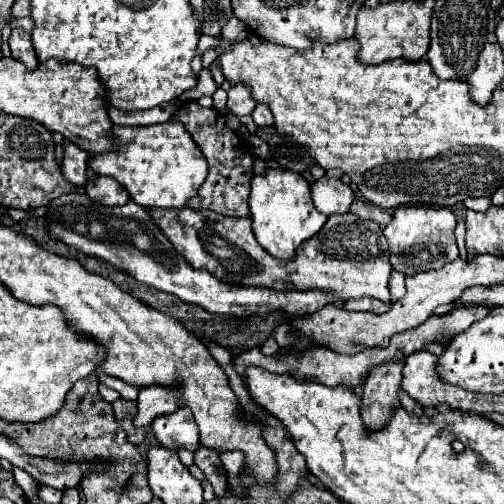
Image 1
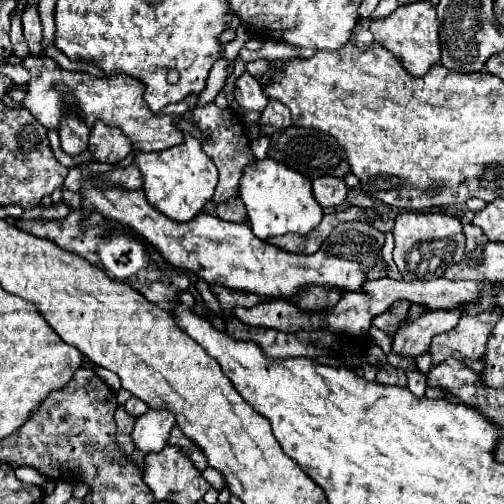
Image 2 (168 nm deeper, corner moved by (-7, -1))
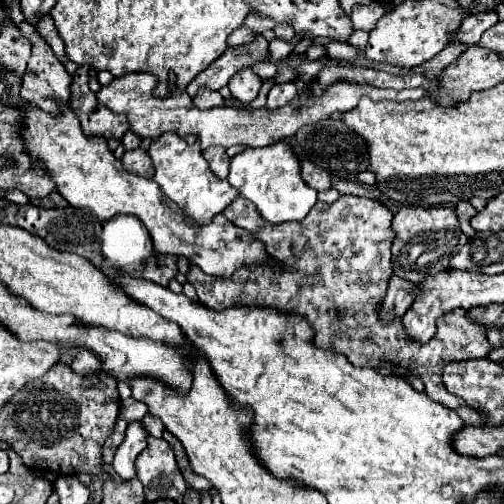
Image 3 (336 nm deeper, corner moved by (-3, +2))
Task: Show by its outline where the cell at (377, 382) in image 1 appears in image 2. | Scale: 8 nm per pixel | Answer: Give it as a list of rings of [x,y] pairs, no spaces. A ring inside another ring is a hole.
[[[432,310],[420,314],[414,320],[408,320],[404,328],[400,328],[392,338],[390,352],[400,358],[416,358],[418,354],[426,352],[430,346],[430,338],[454,328],[460,320],[458,310]]]

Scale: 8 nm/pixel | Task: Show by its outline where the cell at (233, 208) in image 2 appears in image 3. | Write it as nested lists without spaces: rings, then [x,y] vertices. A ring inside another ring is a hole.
[[[340,195],[336,203],[318,201],[304,221],[292,221],[292,225],[268,225],[268,221],[256,213],[252,201],[238,197],[224,211],[224,217],[260,239],[268,257],[274,259],[276,265],[244,265],[232,277],[212,277],[202,269],[196,269],[196,265],[190,265],[186,279],[194,285],[198,299],[206,307],[223,311],[244,304],[270,305],[278,311],[290,313],[298,311],[296,305],[308,305],[304,313],[316,329],[314,343],[320,349],[344,353],[354,367],[380,367],[400,377],[410,373],[422,379],[424,393],[432,401],[456,411],[466,425],[484,423],[482,413],[468,409],[464,401],[450,395],[442,383],[442,369],[446,363],[482,359],[494,351],[486,341],[486,331],[480,325],[470,323],[464,309],[454,309],[440,317],[436,335],[424,345],[408,339],[402,321],[380,321],[380,305],[384,303],[388,279],[394,273],[390,247],[396,237],[392,229],[394,215],[382,203],[368,197]]]

